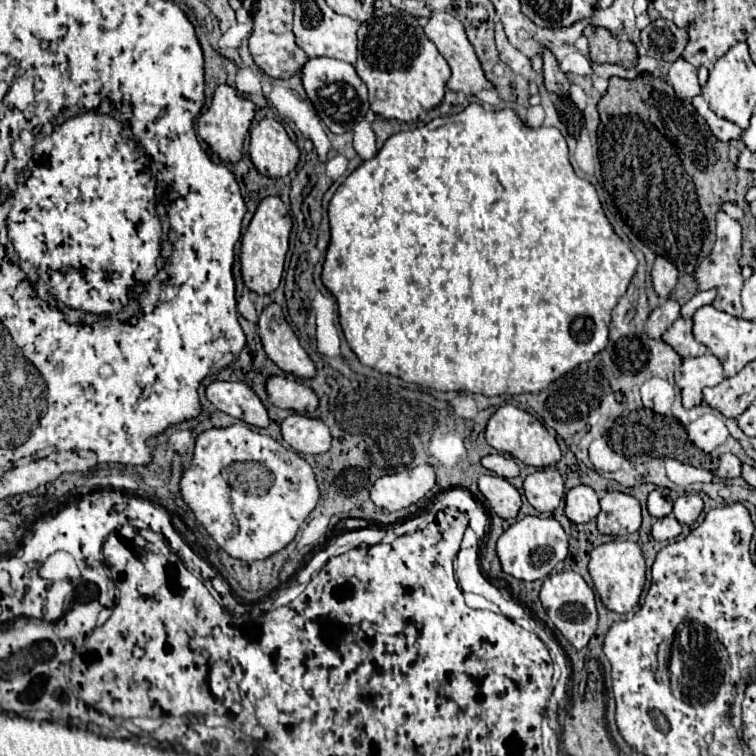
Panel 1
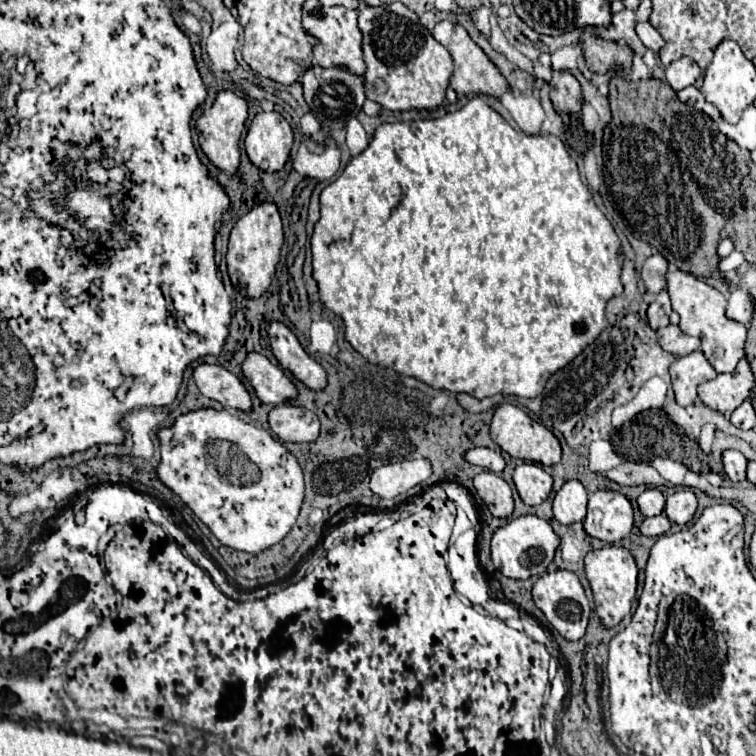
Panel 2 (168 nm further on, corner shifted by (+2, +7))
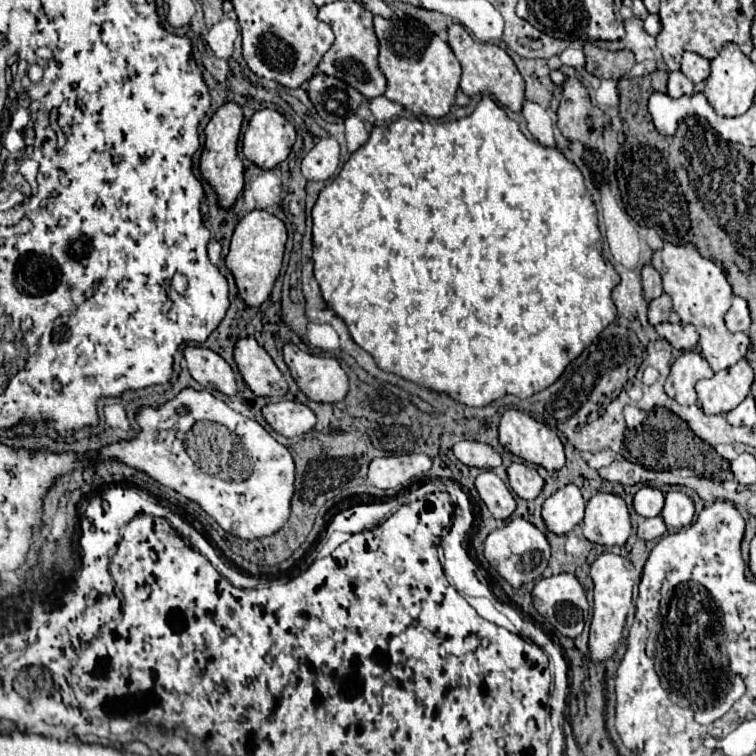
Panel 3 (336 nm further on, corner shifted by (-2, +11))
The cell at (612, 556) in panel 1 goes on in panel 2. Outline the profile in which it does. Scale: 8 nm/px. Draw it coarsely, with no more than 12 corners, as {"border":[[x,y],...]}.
{"border":[[625,546],[585,556],[595,612],[615,626],[631,612],[639,570]]}

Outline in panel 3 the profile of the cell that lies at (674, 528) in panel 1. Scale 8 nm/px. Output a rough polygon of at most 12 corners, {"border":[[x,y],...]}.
{"border":[[645,518],[639,524],[639,540],[655,540],[667,532],[663,518]]}

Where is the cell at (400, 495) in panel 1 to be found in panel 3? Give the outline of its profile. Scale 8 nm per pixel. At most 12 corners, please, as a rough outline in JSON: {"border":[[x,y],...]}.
{"border":[[425,454],[385,456],[369,464],[369,484],[397,488],[431,468]]}

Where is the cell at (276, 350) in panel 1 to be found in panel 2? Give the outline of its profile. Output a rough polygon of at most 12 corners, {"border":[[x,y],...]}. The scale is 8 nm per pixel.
{"border":[[283,322],[267,328],[281,368],[311,390],[327,384],[325,370]]}

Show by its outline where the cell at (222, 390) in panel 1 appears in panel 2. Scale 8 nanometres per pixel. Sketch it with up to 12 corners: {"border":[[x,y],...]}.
{"border":[[199,364],[193,378],[223,408],[251,412],[241,380],[219,364]]}

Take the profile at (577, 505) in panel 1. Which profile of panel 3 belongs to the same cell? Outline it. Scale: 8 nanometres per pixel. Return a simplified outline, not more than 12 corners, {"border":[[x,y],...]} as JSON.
{"border":[[567,484],[543,502],[549,532],[563,536],[583,520],[585,498]]}

